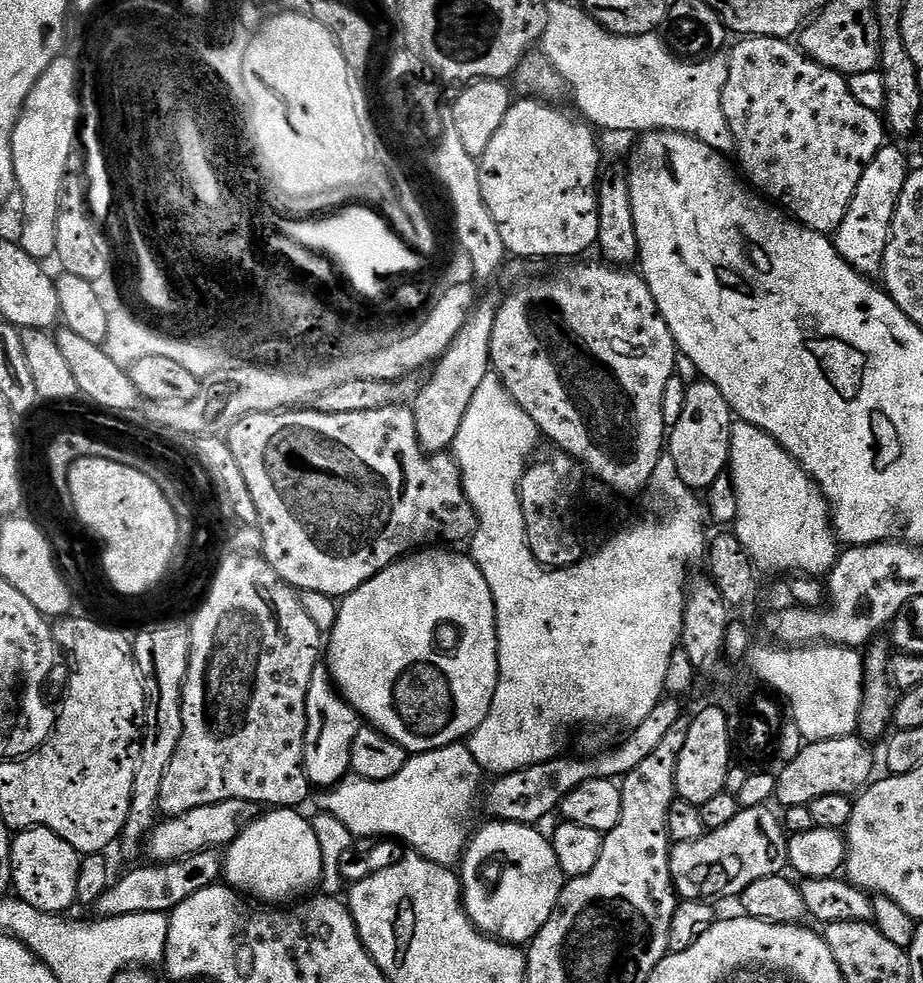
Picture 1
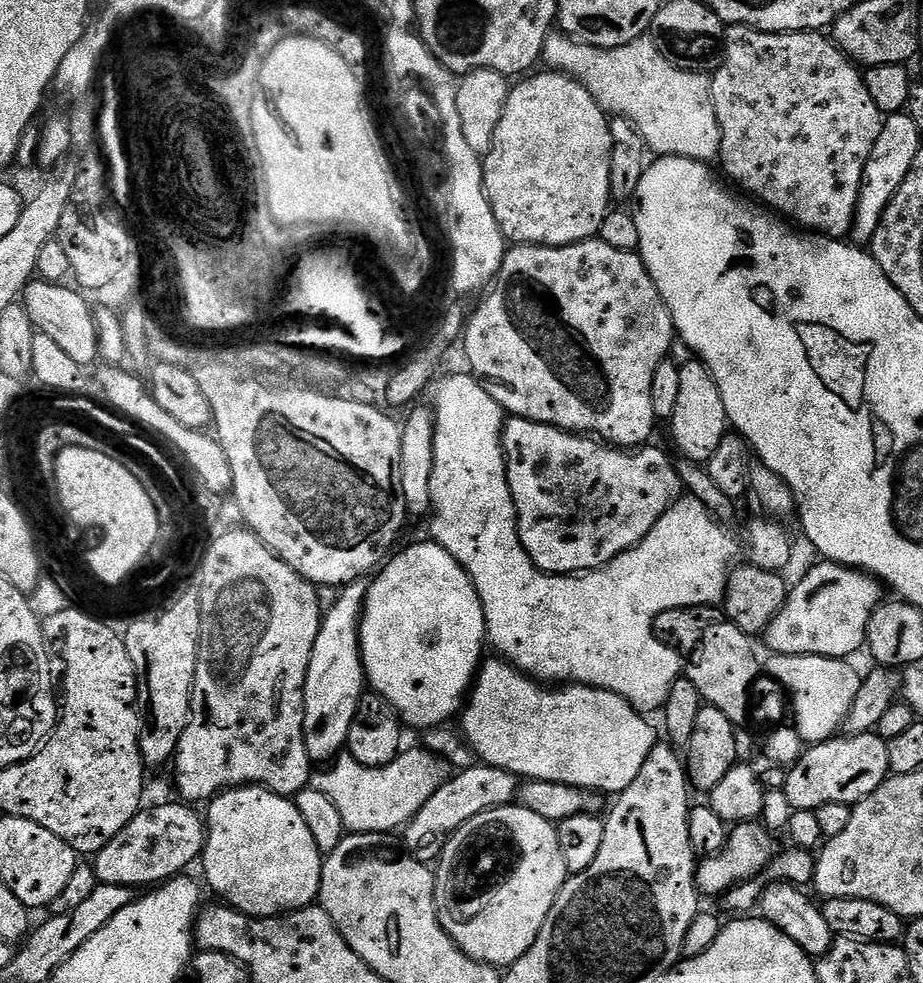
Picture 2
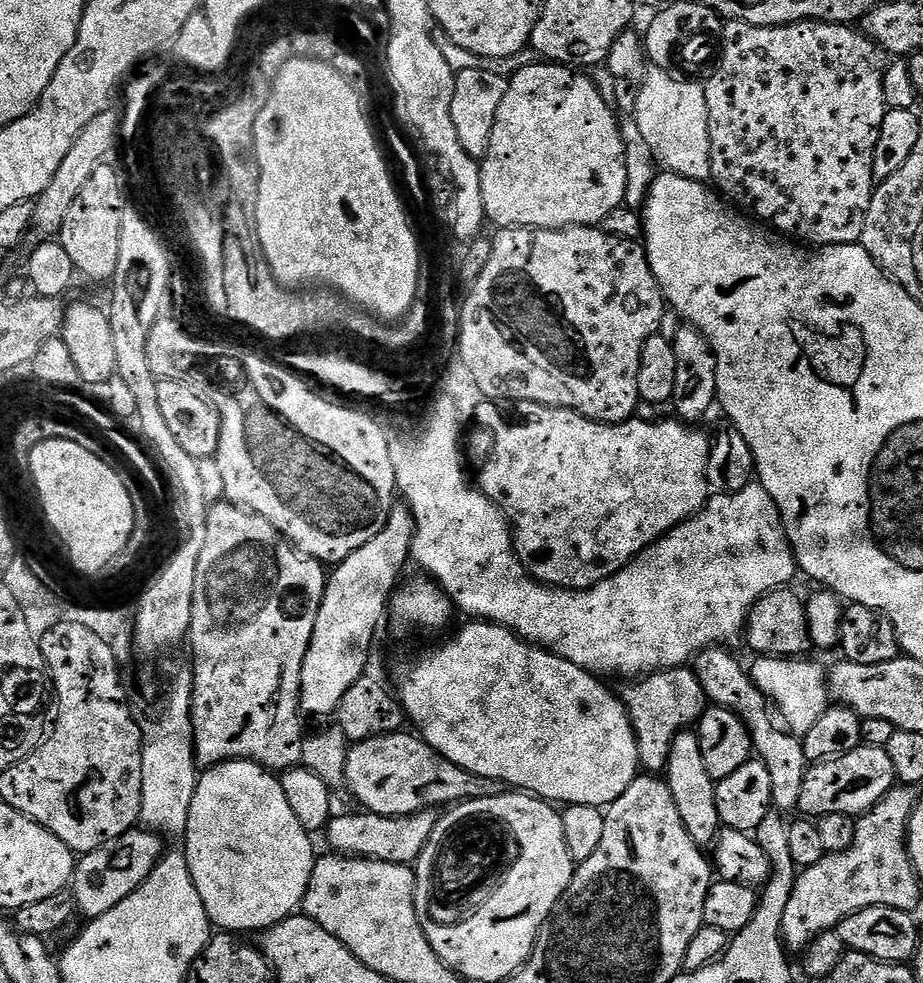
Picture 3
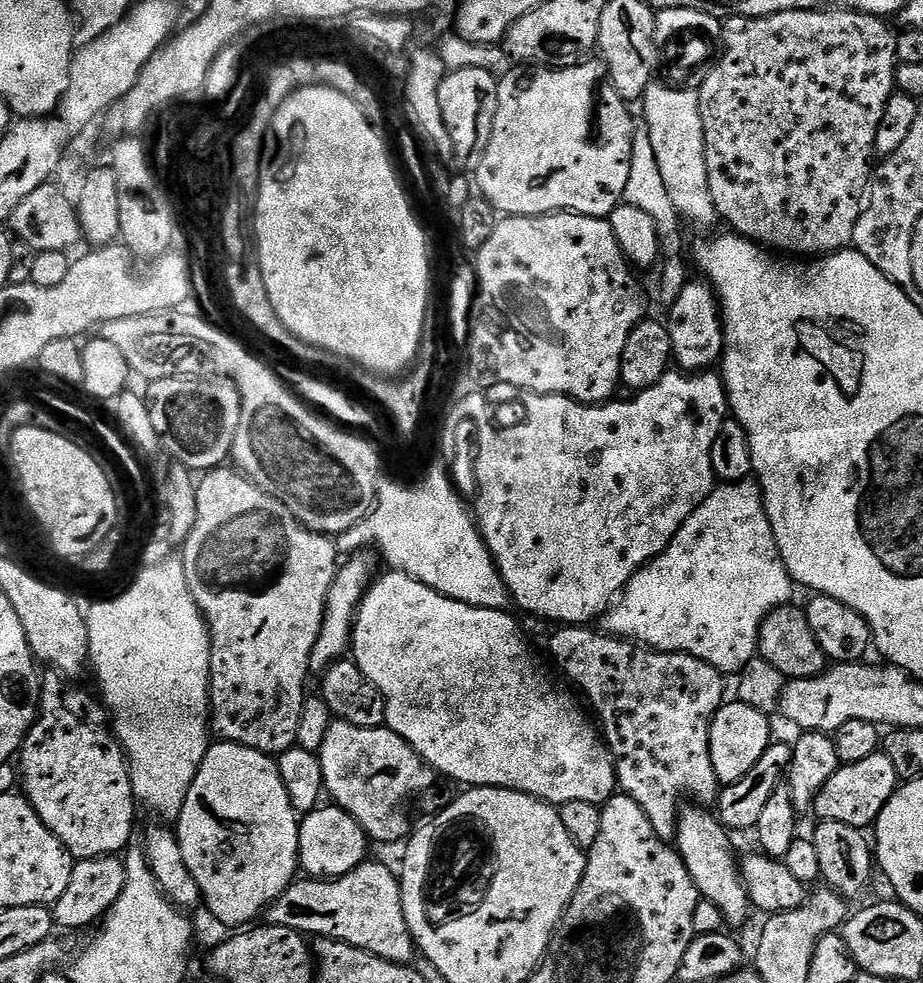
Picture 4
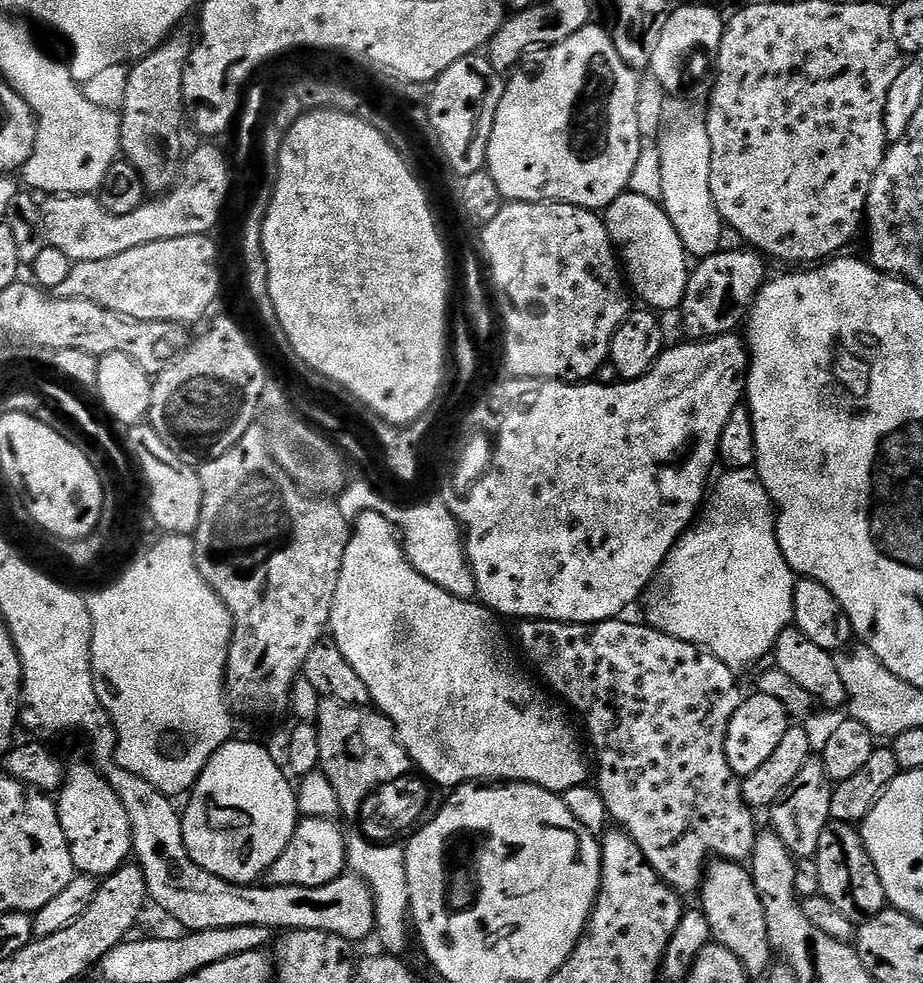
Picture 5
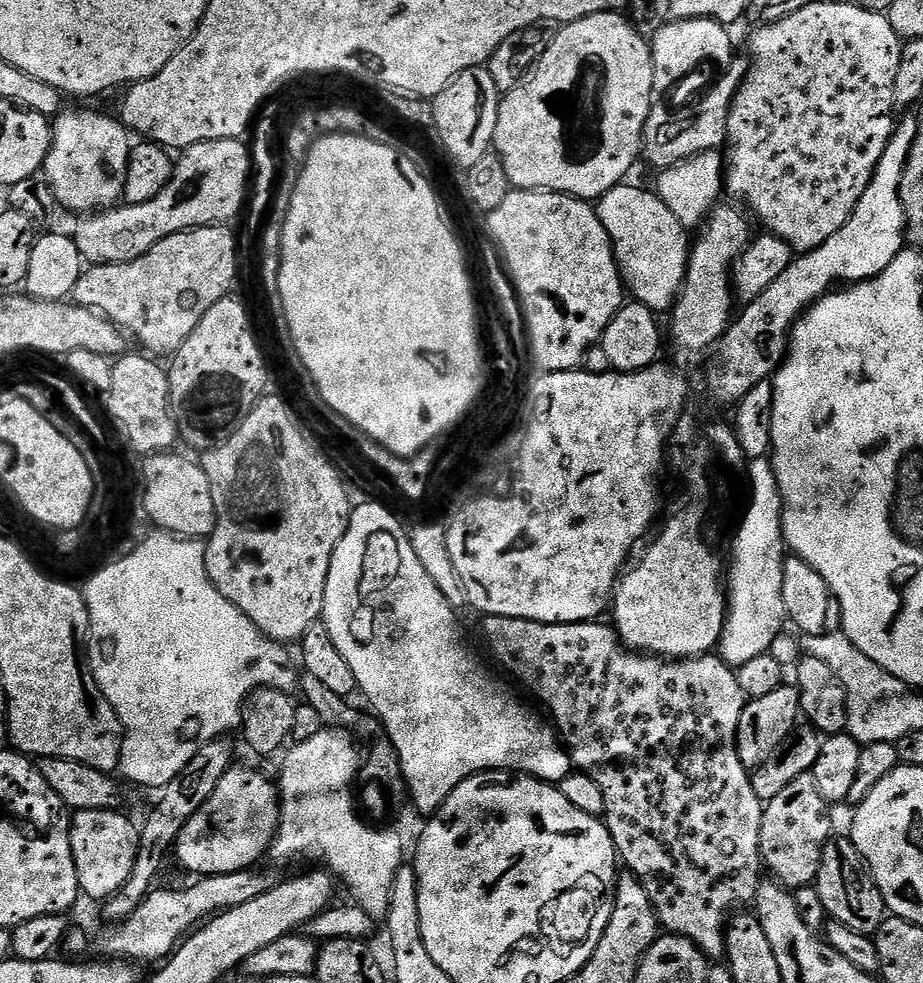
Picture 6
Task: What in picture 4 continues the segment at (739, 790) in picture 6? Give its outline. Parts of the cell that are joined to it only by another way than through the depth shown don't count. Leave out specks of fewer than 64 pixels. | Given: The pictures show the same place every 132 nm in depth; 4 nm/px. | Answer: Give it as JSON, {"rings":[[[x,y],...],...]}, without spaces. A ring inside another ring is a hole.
{"rings":[[[560,626],[555,630],[552,636],[552,656],[556,659],[556,664],[588,695],[587,703],[592,703],[591,711],[598,717],[599,723],[602,725],[602,736],[608,746],[608,751],[612,753],[613,760],[616,761],[616,782],[619,791],[623,795],[634,798],[640,806],[642,806],[647,817],[650,818],[658,835],[664,840],[671,841],[676,835],[676,823],[682,815],[682,807],[680,803],[689,796],[692,802],[700,806],[712,806],[720,799],[722,785],[714,772],[714,762],[710,760],[710,732],[712,723],[718,714],[720,707],[726,703],[724,696],[724,680],[725,673],[718,671],[714,666],[710,666],[706,662],[702,662],[698,658],[694,658],[685,652],[657,652],[655,648],[647,647],[639,642],[633,642],[631,639],[614,636],[607,631],[595,632],[592,626]]]}

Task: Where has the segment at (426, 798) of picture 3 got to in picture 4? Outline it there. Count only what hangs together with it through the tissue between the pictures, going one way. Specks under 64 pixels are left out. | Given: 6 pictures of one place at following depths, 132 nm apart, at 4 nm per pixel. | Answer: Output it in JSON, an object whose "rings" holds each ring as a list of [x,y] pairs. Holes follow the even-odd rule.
{"rings":[[[333,719],[318,755],[327,795],[333,796],[333,801],[349,812],[375,843],[377,840],[380,844],[399,845],[413,831],[414,824],[400,807],[438,779],[431,765],[387,726],[360,728],[346,720]]]}

